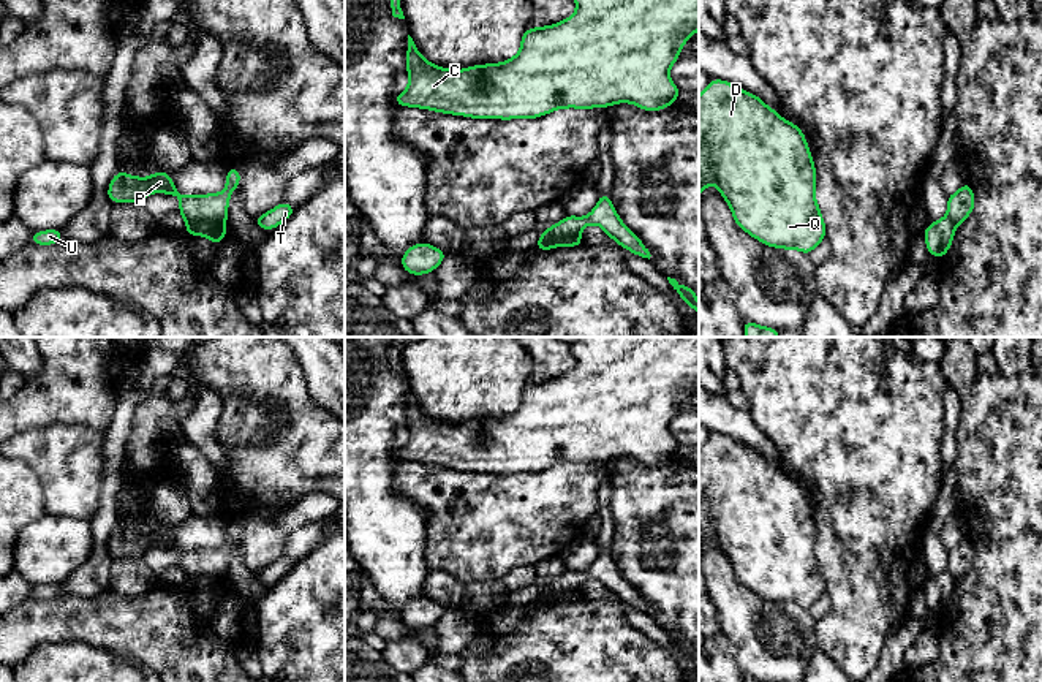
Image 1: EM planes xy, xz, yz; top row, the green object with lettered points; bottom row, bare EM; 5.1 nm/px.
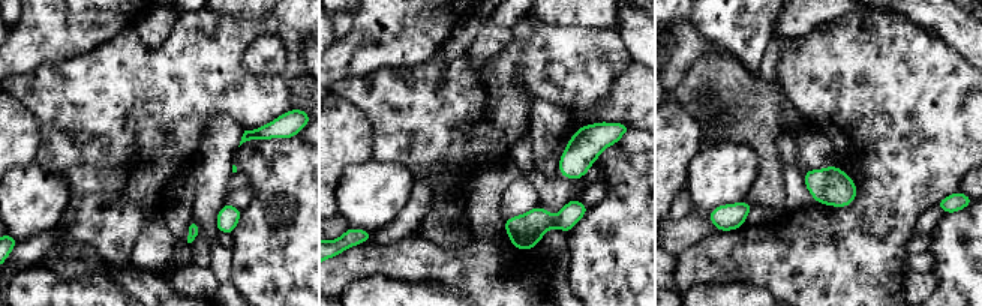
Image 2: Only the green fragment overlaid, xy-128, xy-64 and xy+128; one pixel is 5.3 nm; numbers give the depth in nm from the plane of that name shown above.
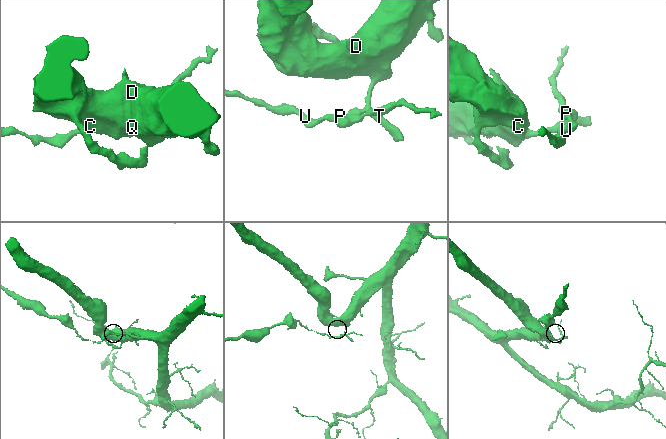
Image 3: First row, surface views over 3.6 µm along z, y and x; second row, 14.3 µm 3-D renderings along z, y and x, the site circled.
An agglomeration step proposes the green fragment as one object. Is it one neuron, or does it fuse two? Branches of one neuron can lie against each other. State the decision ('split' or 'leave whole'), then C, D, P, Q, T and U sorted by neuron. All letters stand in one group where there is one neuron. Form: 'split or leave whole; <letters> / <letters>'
split; C D Q T / P U

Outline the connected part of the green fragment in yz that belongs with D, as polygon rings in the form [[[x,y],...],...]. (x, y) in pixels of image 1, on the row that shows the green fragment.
[[[710,79],[707,89],[699,95],[699,198],[710,184],[718,187],[718,193],[729,204],[737,226],[767,247],[798,250],[810,255],[827,237],[825,222],[816,201],[816,166],[803,131],[795,123],[783,119],[757,95],[745,92],[742,87],[732,85],[729,81],[723,79]]]

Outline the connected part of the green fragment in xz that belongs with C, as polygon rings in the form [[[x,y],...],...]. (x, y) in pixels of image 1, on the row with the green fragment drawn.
[[[574,0],[576,13],[552,25],[527,28],[520,49],[501,63],[449,70],[430,63],[408,35],[406,71],[410,82],[395,95],[398,108],[411,106],[471,119],[538,119],[557,109],[609,108],[631,103],[656,112],[678,101],[680,89],[670,79],[670,66],[680,59],[685,43],[699,30],[699,0]]]

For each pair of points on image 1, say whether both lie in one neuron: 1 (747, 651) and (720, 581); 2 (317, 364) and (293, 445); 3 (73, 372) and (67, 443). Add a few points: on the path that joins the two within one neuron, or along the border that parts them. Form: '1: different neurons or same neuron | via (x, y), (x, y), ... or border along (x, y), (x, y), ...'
1: same neuron | via (747, 633), (747, 619), (731, 598)
2: different neurons | border along (296, 358), (307, 393), (328, 412)
3: different neurons | border along (105, 429), (79, 424), (49, 424), (35, 431)

